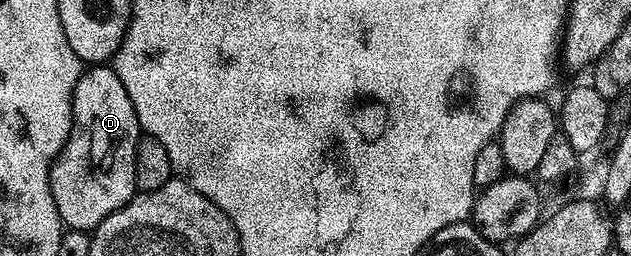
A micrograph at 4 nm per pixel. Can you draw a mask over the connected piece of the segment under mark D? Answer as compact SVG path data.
M94 65L83 70L74 90L74 124L70 130L64 149L54 161L50 171L50 184L56 209L60 213L63 224L71 231L93 232L107 217L116 213L133 199L136 194L136 145L140 138L140 128L136 109L132 109L132 101L120 77L116 77L113 66Z

